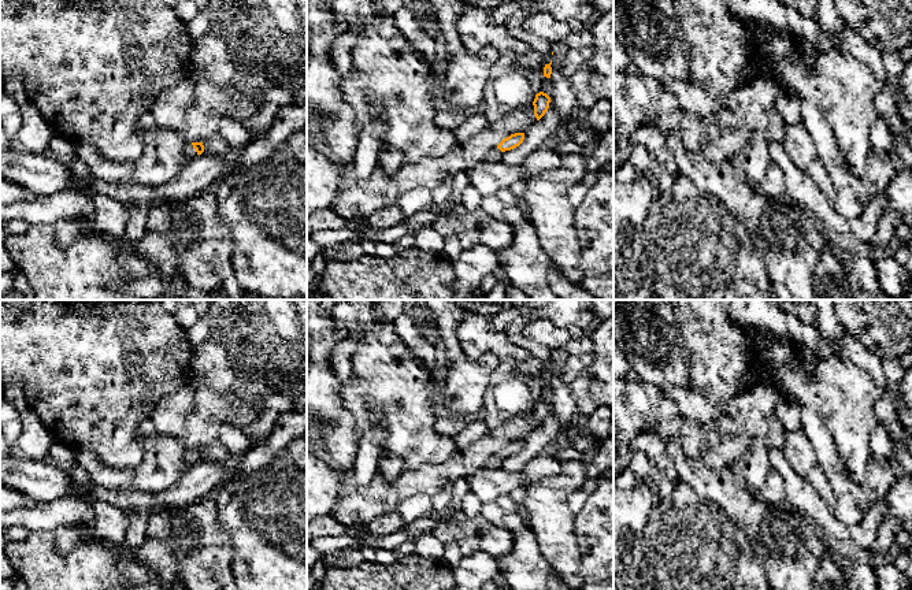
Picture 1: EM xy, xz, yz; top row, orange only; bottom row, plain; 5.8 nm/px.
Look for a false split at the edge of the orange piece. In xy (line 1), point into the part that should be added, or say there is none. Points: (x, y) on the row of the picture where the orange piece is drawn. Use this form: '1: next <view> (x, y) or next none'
1: next xy (189, 151)

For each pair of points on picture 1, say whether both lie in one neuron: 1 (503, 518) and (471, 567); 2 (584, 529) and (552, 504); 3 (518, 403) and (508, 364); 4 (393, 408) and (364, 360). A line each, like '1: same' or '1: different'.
1: different
2: different
3: same
4: same

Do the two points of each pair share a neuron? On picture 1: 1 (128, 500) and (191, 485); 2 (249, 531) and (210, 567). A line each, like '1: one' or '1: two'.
1: one
2: two

